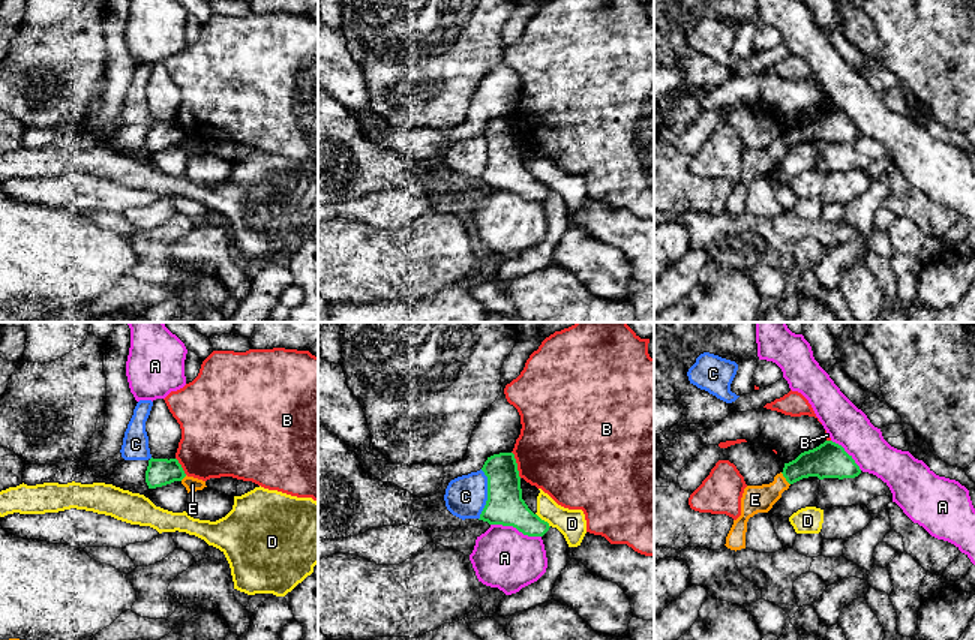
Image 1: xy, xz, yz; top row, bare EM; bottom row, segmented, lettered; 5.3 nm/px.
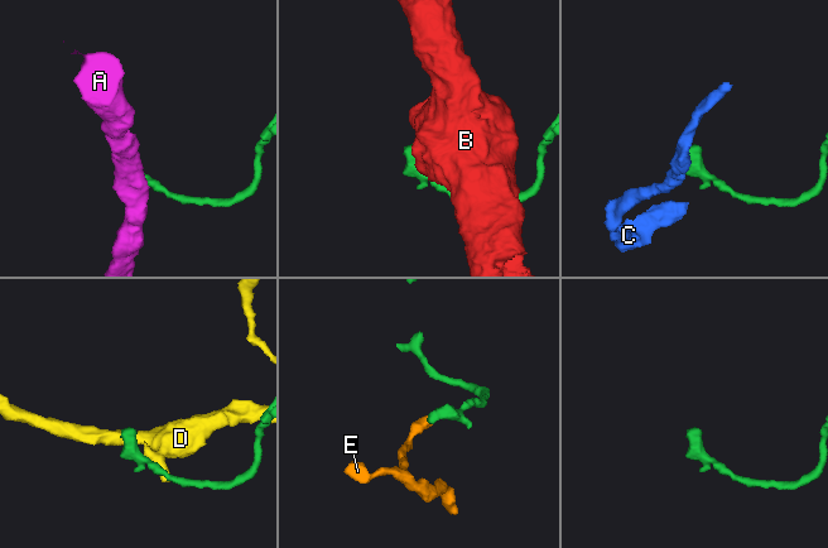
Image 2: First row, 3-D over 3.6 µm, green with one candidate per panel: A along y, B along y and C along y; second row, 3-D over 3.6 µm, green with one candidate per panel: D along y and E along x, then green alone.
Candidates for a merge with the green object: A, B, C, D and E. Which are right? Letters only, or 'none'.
none

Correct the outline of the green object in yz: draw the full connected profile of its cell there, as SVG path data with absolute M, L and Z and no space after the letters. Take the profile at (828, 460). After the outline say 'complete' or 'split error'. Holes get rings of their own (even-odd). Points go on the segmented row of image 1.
M825 441L819 447L801 453L795 460L784 463L783 477L789 484L802 478L855 478L861 474L844 448L832 441Z | complete

